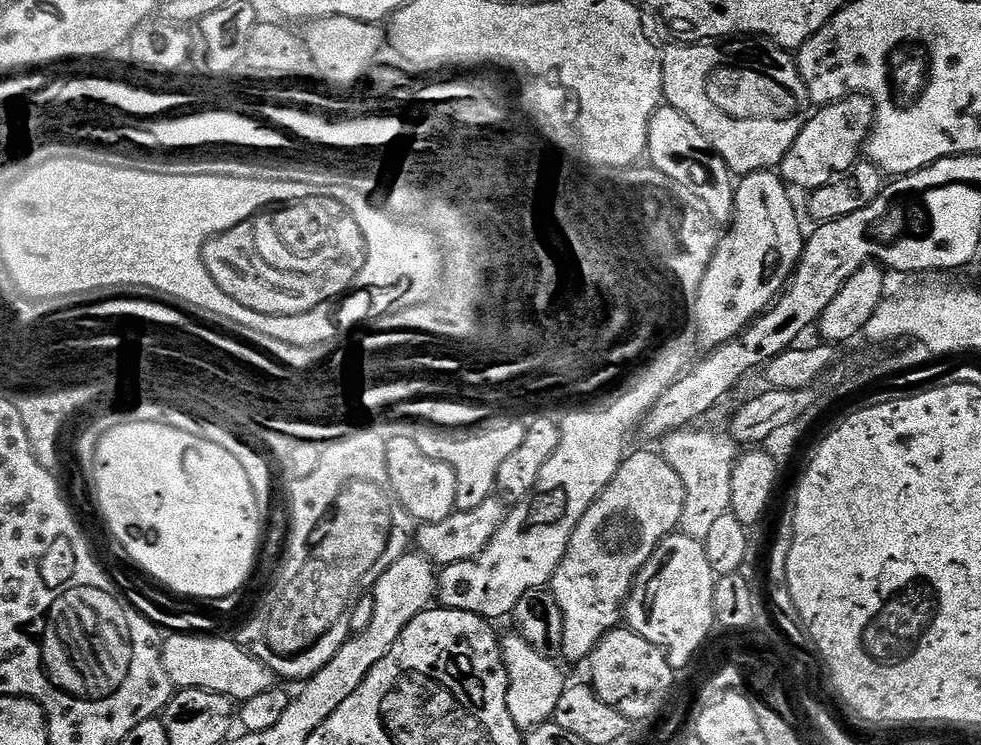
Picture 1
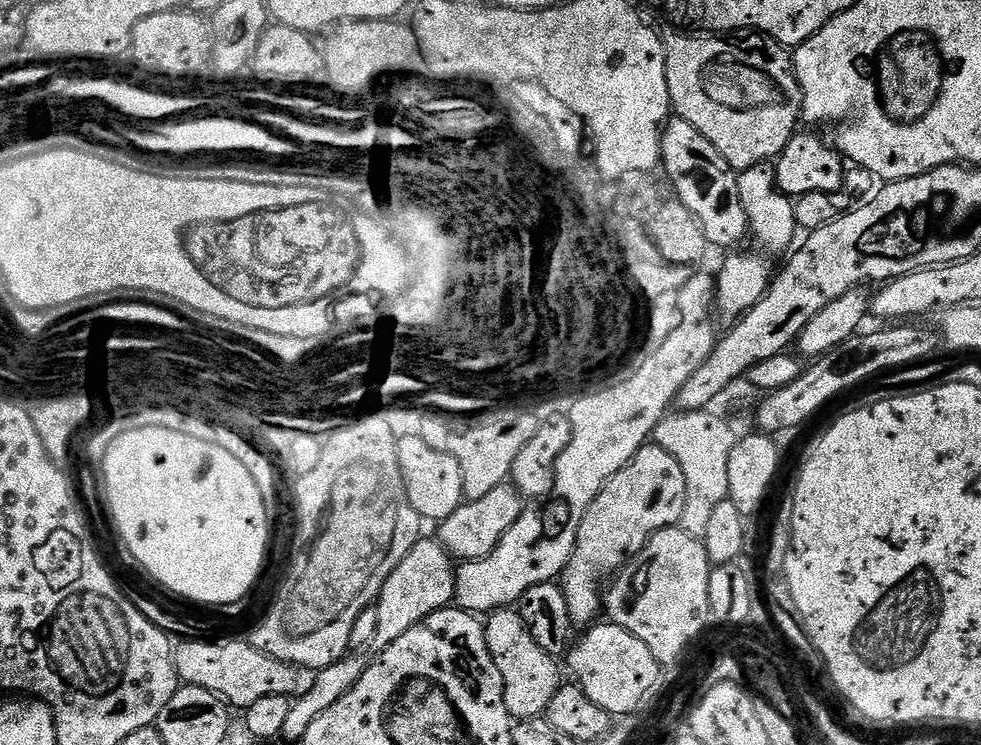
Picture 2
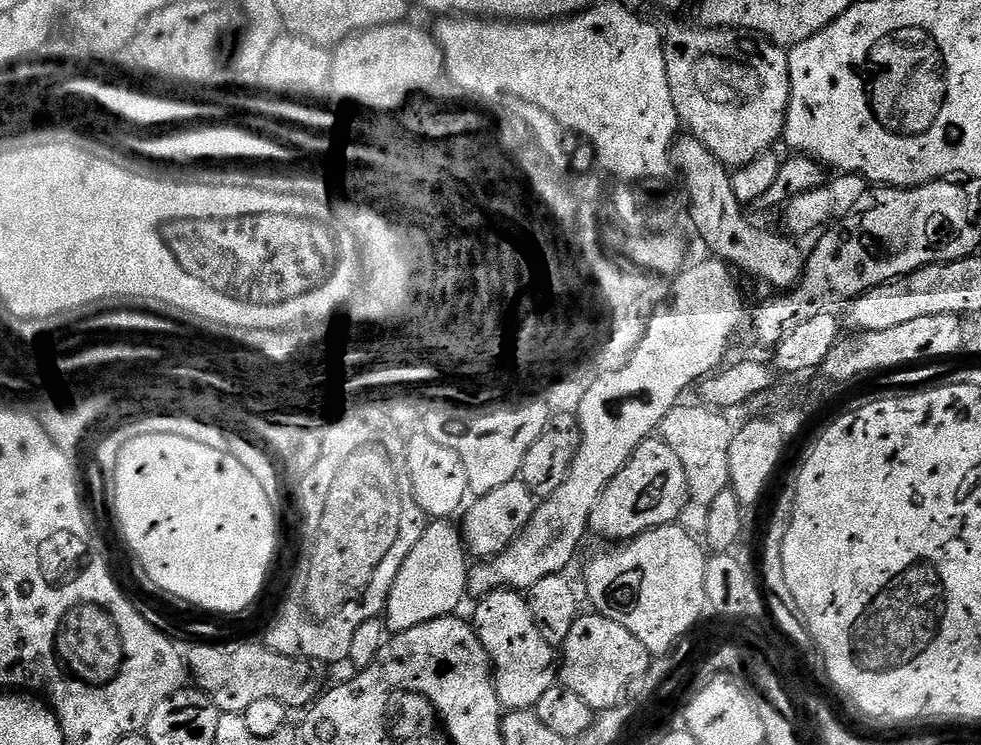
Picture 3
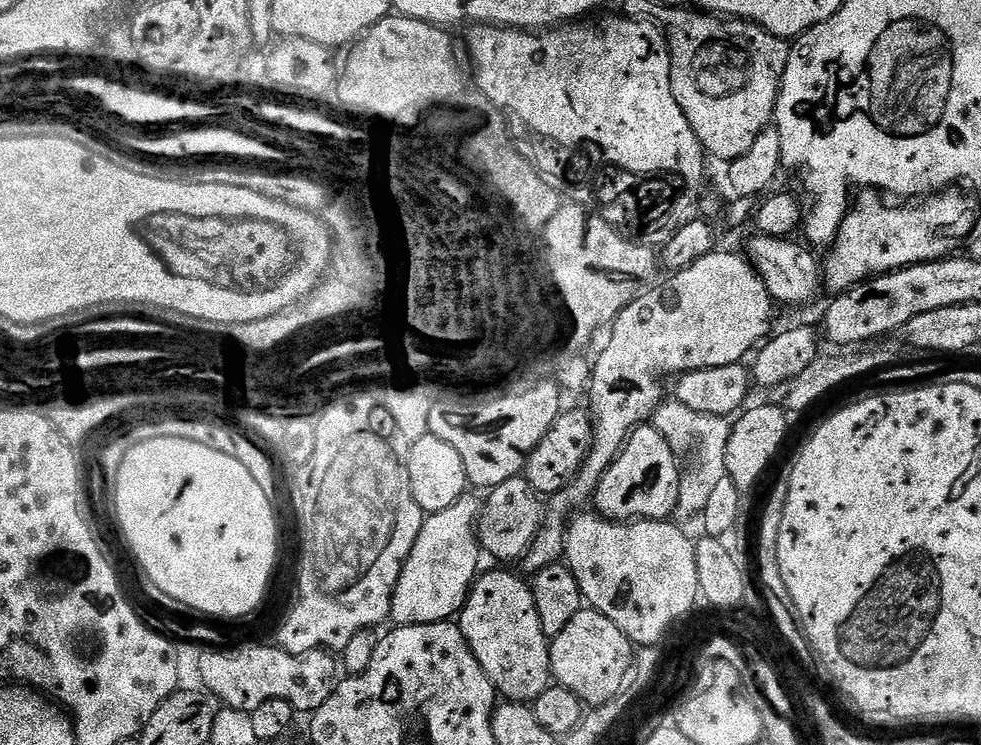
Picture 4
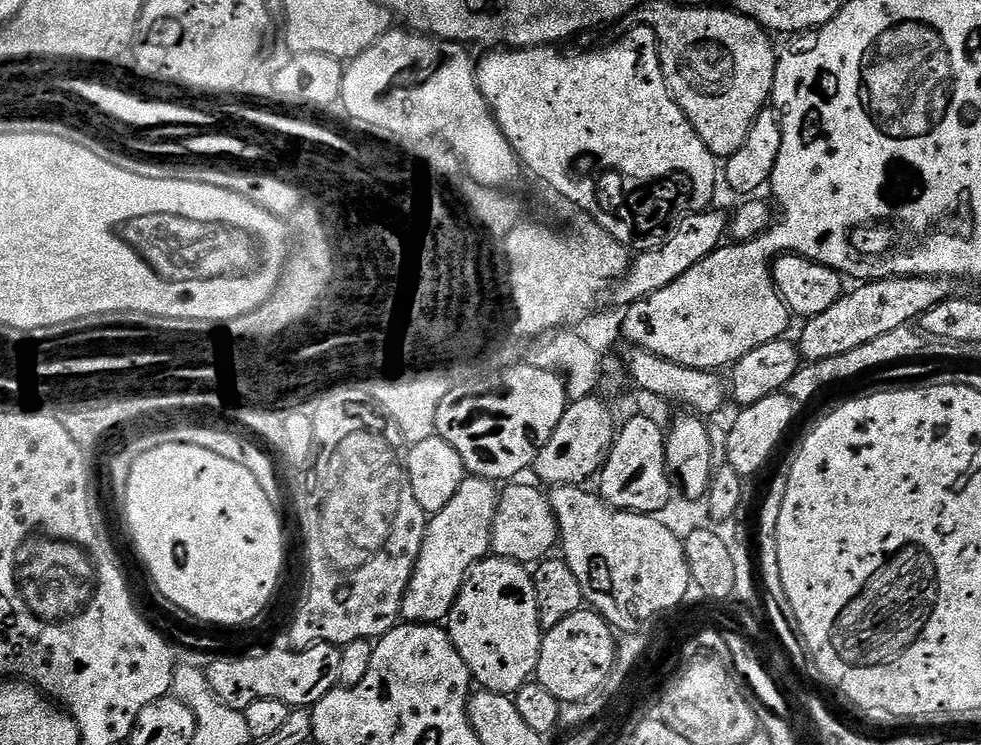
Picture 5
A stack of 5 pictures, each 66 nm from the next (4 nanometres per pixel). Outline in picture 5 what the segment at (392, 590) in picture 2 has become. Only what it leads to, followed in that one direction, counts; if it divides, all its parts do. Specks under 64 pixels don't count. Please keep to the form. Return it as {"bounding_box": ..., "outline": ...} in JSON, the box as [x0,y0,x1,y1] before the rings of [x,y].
{"bounding_box":[400,475,499,624],"outline":[[[469,475],[462,486],[458,486],[458,494],[454,494],[444,509],[429,519],[422,550],[418,554],[418,562],[412,571],[400,611],[407,623],[440,624],[447,621],[469,570],[489,555],[492,527],[499,505],[497,485],[480,476]]]}

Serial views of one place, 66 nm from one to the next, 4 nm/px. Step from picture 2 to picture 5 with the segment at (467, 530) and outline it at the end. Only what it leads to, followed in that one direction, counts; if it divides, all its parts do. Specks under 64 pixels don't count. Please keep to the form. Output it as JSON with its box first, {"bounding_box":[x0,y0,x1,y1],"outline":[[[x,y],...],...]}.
{"bounding_box":[491,482,560,566],"outline":[[[512,482],[508,489],[500,492],[500,505],[492,527],[491,551],[497,556],[513,560],[525,566],[535,566],[553,555],[552,547],[557,547],[560,527],[547,495],[535,483]]]}

